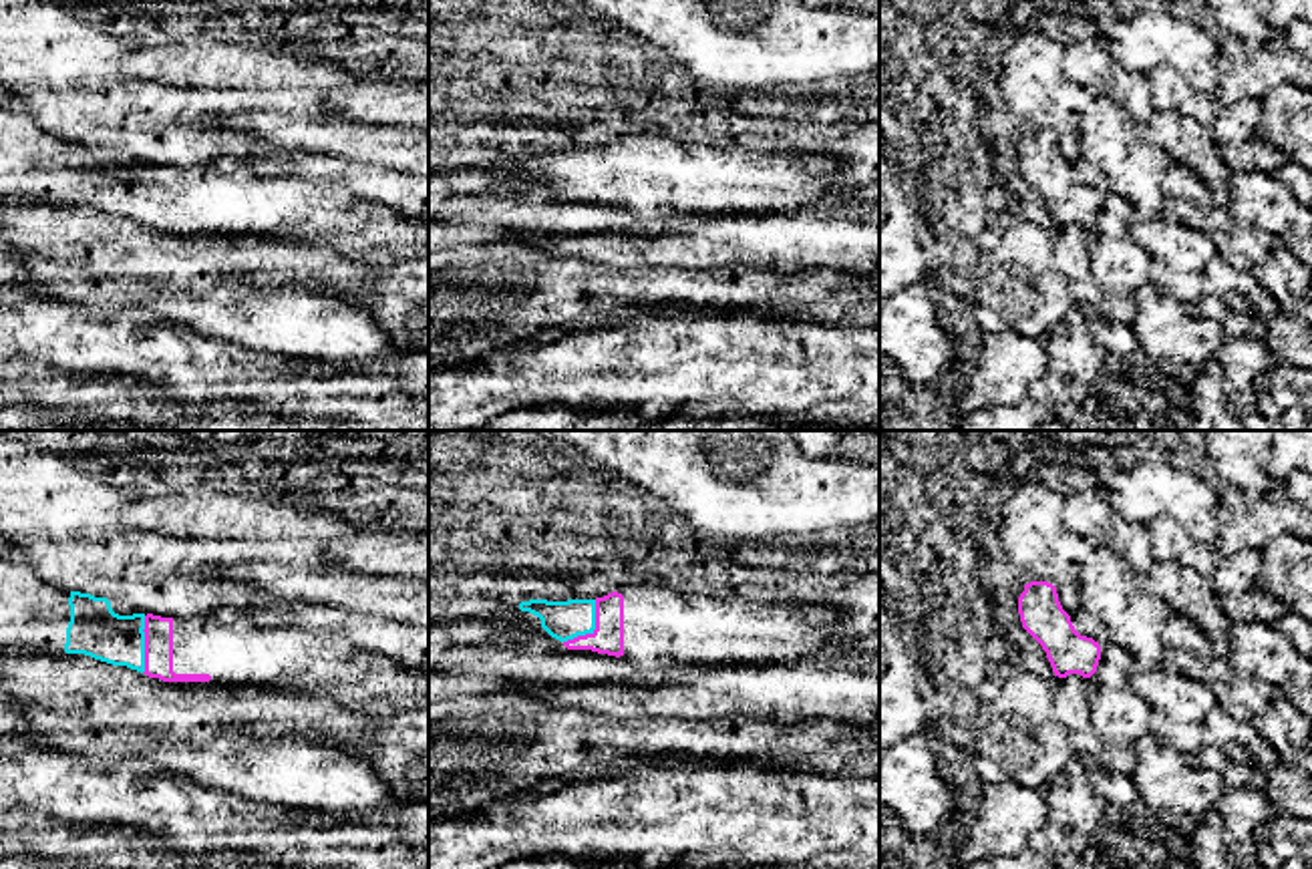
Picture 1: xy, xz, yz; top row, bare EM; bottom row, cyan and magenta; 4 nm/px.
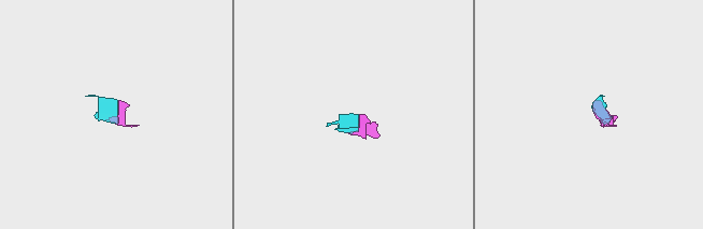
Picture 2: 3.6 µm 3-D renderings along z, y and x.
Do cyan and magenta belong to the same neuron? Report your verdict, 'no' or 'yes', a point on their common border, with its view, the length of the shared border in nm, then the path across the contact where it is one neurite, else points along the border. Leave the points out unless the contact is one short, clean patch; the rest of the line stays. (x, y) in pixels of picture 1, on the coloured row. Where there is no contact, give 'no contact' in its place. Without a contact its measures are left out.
yes | xz (592, 630) | 220 nm

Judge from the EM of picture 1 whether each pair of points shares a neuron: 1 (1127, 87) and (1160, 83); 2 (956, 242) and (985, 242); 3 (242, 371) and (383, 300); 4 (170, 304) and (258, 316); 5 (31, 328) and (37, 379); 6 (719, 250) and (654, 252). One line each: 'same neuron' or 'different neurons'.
1: different neurons
2: same neuron
3: different neurons
4: same neuron
5: different neurons
6: same neuron

